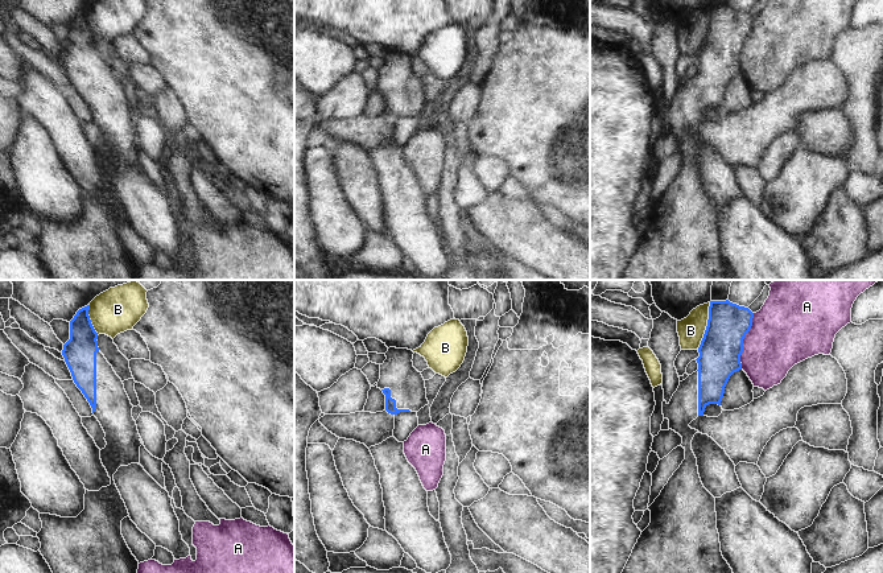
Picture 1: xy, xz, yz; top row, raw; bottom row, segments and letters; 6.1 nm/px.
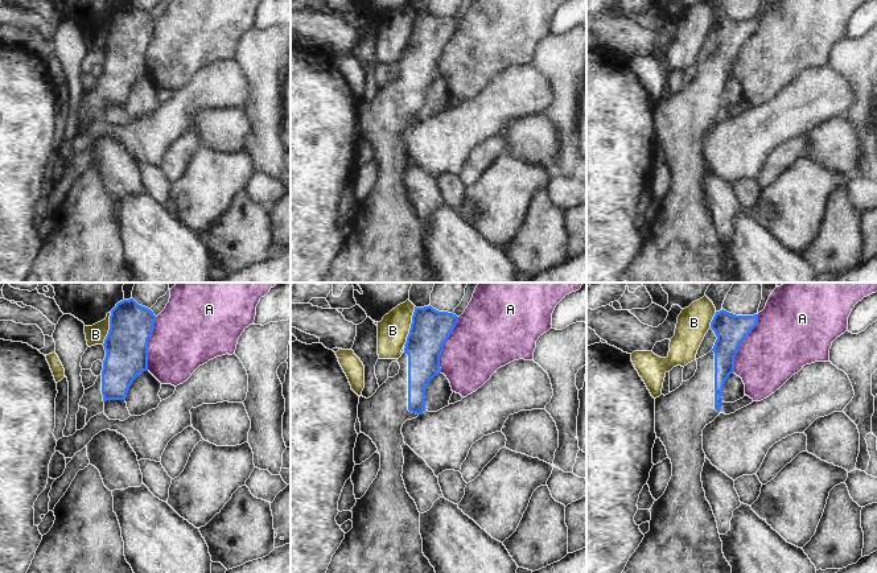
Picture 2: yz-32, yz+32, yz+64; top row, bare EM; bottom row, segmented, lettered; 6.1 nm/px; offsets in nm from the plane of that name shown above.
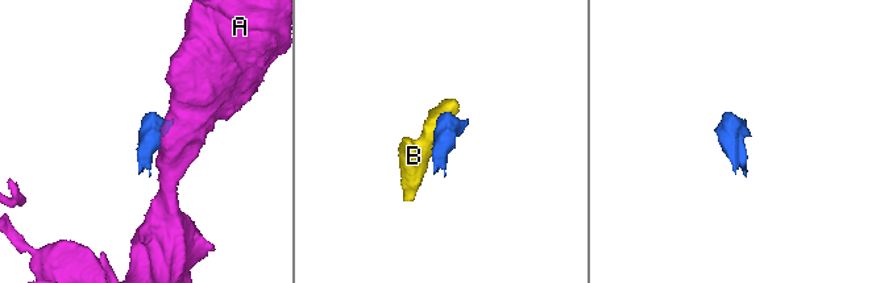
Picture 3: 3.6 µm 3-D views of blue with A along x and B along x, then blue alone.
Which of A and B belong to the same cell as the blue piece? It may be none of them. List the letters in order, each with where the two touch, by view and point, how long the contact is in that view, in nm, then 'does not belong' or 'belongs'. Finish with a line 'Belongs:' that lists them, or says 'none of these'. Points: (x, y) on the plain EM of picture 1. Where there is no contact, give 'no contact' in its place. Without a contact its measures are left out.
A: meets blue in yz at (742, 45); contact 360 nm long; does not belong
B: meets blue in yz at (706, 31); contact 300 nm long; does not belong
Belongs: none of these

